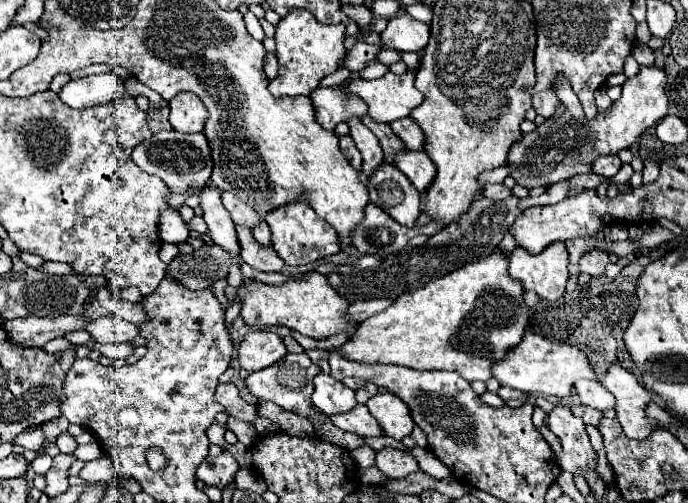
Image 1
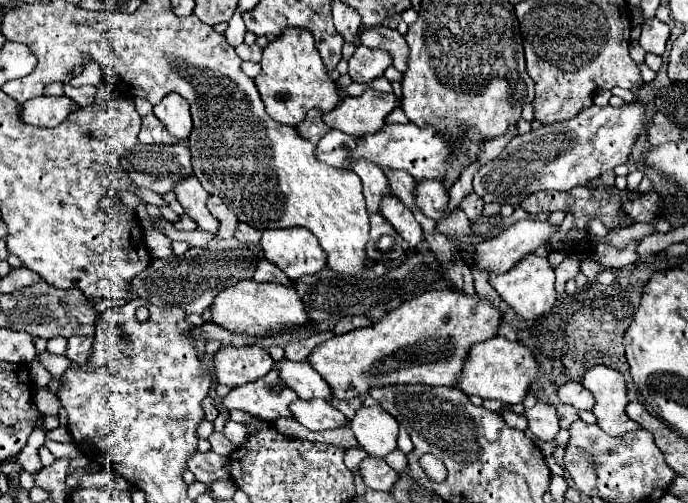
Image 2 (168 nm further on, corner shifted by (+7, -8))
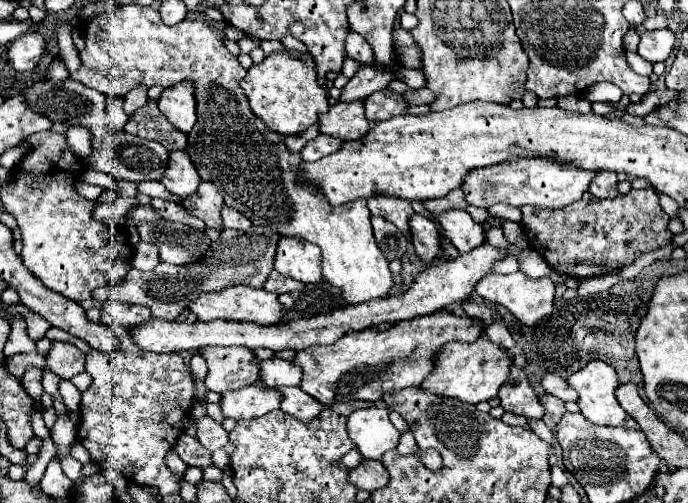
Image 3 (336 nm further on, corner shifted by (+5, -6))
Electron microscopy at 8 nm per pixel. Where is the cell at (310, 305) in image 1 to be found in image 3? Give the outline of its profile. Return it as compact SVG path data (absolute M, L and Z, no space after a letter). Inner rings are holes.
M234 285L234 287L222 289L222 291L200 293L194 301L190 301L188 309L200 321L226 319L226 321L248 321L248 323L260 323L260 325L274 325L282 319L282 307L280 307L278 297L274 293L268 293L264 289L246 287L246 285Z

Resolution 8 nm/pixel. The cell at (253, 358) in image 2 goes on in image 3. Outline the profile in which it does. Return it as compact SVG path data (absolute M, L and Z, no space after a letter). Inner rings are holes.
M202 347L208 363L206 387L216 393L242 389L258 381L258 359L246 347Z

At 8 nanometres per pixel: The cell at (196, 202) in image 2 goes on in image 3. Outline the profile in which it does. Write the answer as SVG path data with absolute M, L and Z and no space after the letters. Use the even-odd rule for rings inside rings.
M172 151L168 159L168 167L160 177L160 183L174 195L178 197L188 197L196 191L200 181L200 175L190 161L186 151Z

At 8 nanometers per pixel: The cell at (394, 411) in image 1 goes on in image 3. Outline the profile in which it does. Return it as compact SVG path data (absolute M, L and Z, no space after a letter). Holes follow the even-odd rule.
M380 407L354 411L348 417L346 429L364 459L380 459L386 451L394 449L400 439L400 431L388 419L388 411Z

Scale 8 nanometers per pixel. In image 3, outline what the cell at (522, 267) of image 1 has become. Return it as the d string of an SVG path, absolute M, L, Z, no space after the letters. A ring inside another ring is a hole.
M522 271L510 275L486 275L476 285L476 293L492 303L506 307L524 325L534 325L536 321L548 317L552 313L552 303L554 303L554 283L548 277L530 279Z

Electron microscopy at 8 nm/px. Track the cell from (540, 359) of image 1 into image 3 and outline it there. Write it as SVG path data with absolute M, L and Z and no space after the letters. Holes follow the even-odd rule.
M476 339L474 343L446 343L440 347L434 355L434 369L426 375L426 379L420 383L420 389L430 391L440 397L452 397L460 399L464 403L480 403L490 401L498 395L500 385L506 381L510 373L512 359L508 353L492 343L490 339Z

